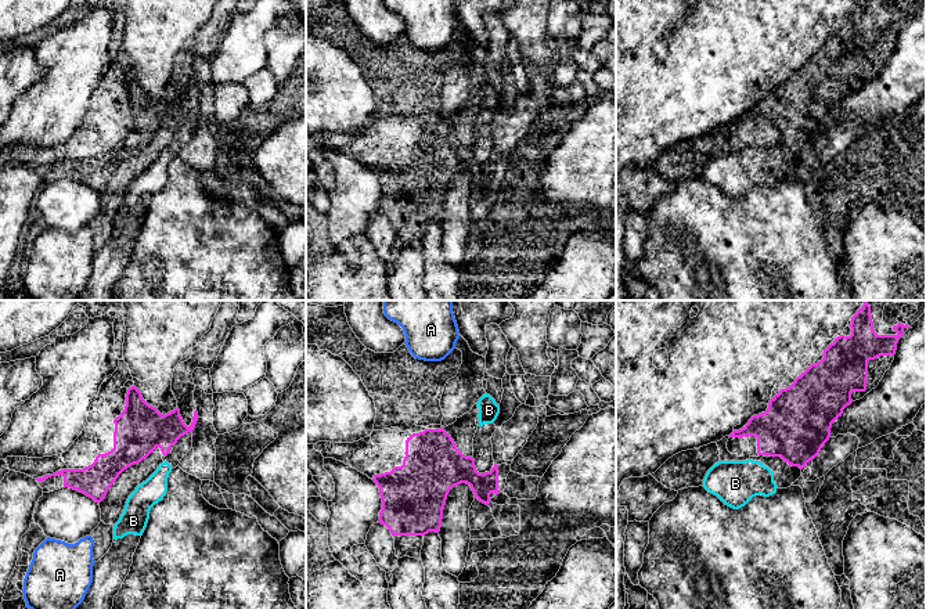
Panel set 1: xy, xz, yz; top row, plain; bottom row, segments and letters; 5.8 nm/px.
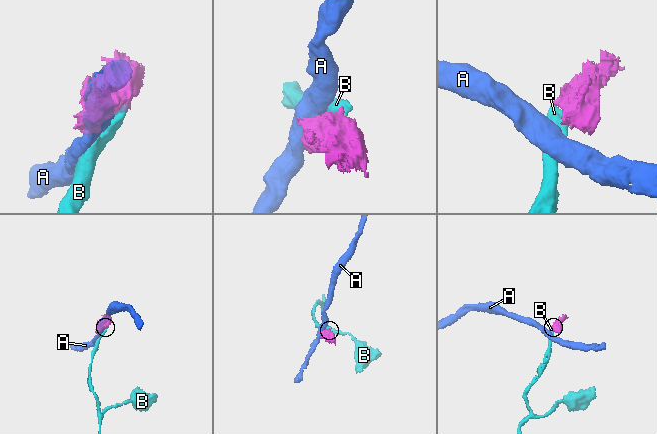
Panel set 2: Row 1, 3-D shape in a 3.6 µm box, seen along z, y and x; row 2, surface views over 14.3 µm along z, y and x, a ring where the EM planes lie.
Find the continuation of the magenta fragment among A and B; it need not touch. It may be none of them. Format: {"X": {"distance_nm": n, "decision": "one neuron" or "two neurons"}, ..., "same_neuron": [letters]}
{"A": {"distance_nm": 200, "decision": "two neurons"}, "B": {"distance_nm": 40, "decision": "one neuron"}, "same_neuron": ["B"]}

